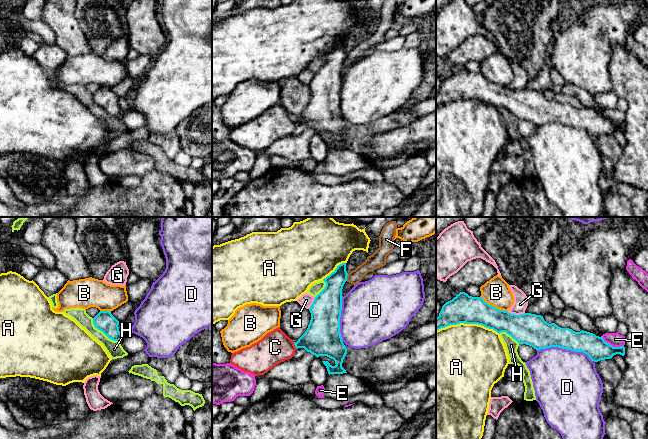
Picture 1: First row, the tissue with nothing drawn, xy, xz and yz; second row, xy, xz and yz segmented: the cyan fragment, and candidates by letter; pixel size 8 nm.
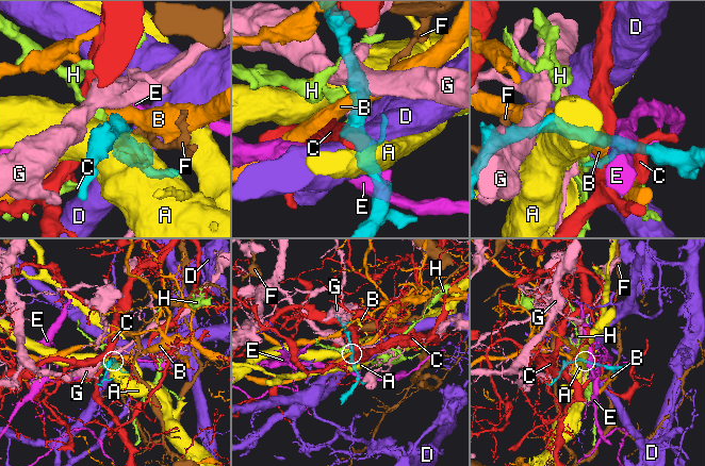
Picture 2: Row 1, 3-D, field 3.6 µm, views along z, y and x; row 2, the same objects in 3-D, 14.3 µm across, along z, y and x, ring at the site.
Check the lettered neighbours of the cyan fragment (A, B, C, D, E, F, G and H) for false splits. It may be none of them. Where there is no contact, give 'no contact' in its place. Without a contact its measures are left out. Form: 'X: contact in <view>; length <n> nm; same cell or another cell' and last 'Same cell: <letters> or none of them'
A: contact in yz; length 500 nm; another cell
B: contact in yz; length 260 nm; another cell
C: contact in xz; length 70 nm; another cell
D: contact in yz; length 460 nm; another cell
E: contact in yz; length 200 nm; another cell
F: contact in xz; length 60 nm; another cell
G: contact in yz; length 140 nm; another cell
H: contact in xy; length 300 nm; another cell
Same cell: none of them

